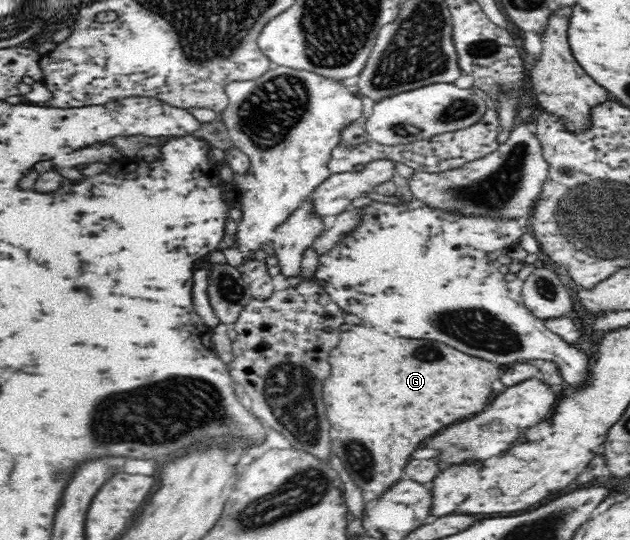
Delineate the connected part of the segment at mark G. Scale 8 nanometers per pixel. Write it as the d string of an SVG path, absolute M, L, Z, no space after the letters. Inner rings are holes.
M351 325L346 332L341 331L338 346L330 351L329 364L332 374L324 379L322 396L324 404L328 404L326 414L332 426L332 450L362 492L373 492L377 498L402 480L404 466L410 461L408 458L426 438L434 436L444 426L486 408L492 398L492 382L500 374L498 366L492 362L472 358L446 344L434 340L392 338L378 328L356 325Z

